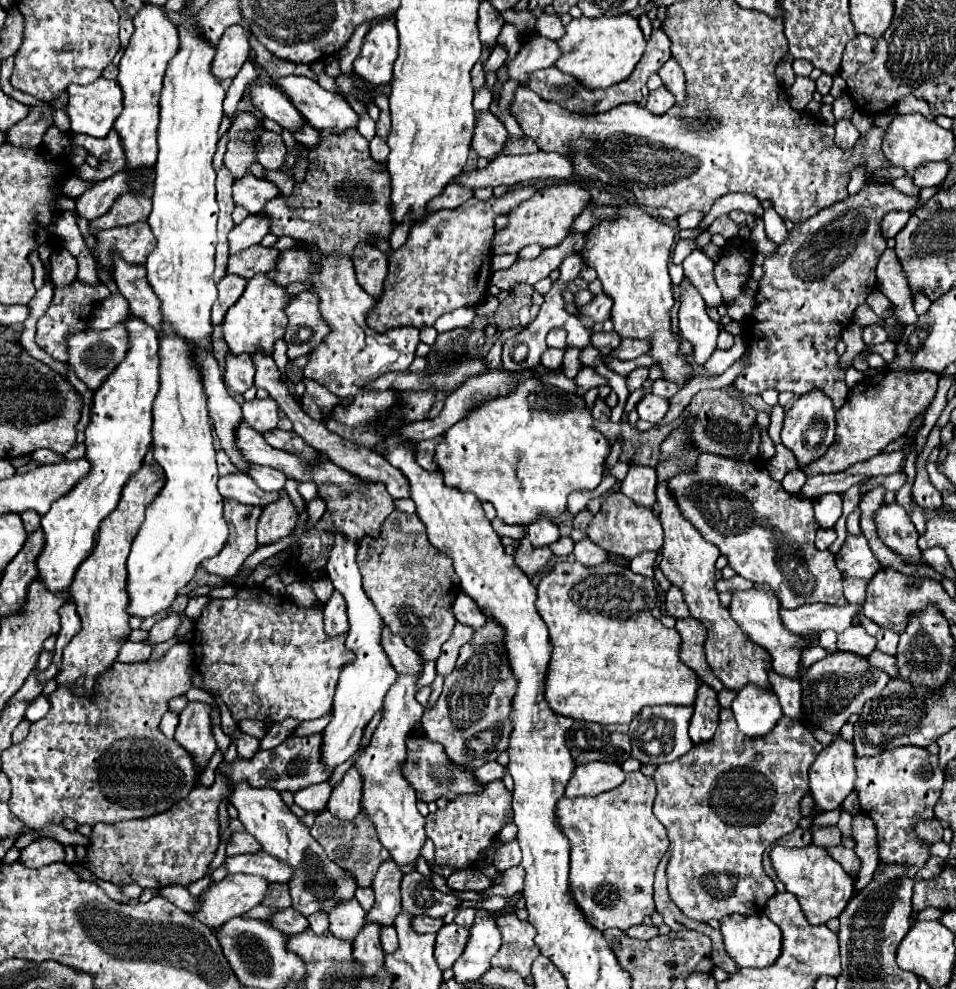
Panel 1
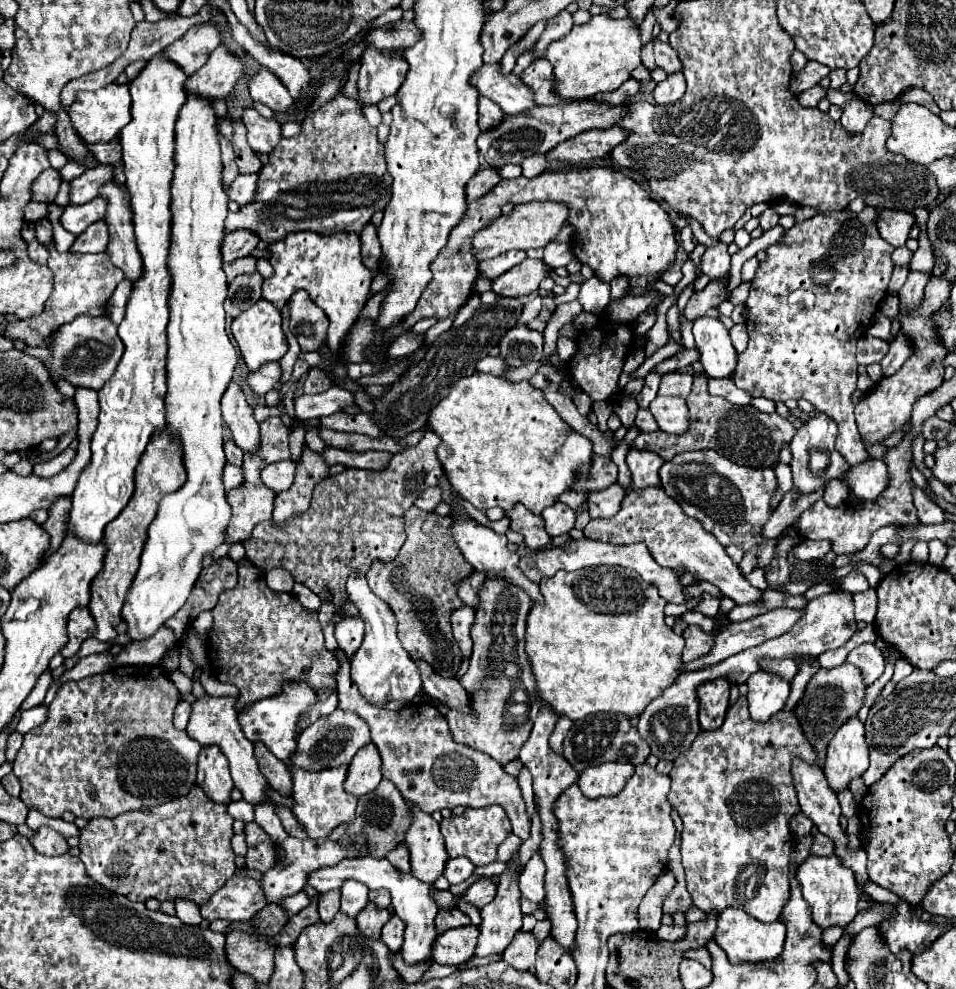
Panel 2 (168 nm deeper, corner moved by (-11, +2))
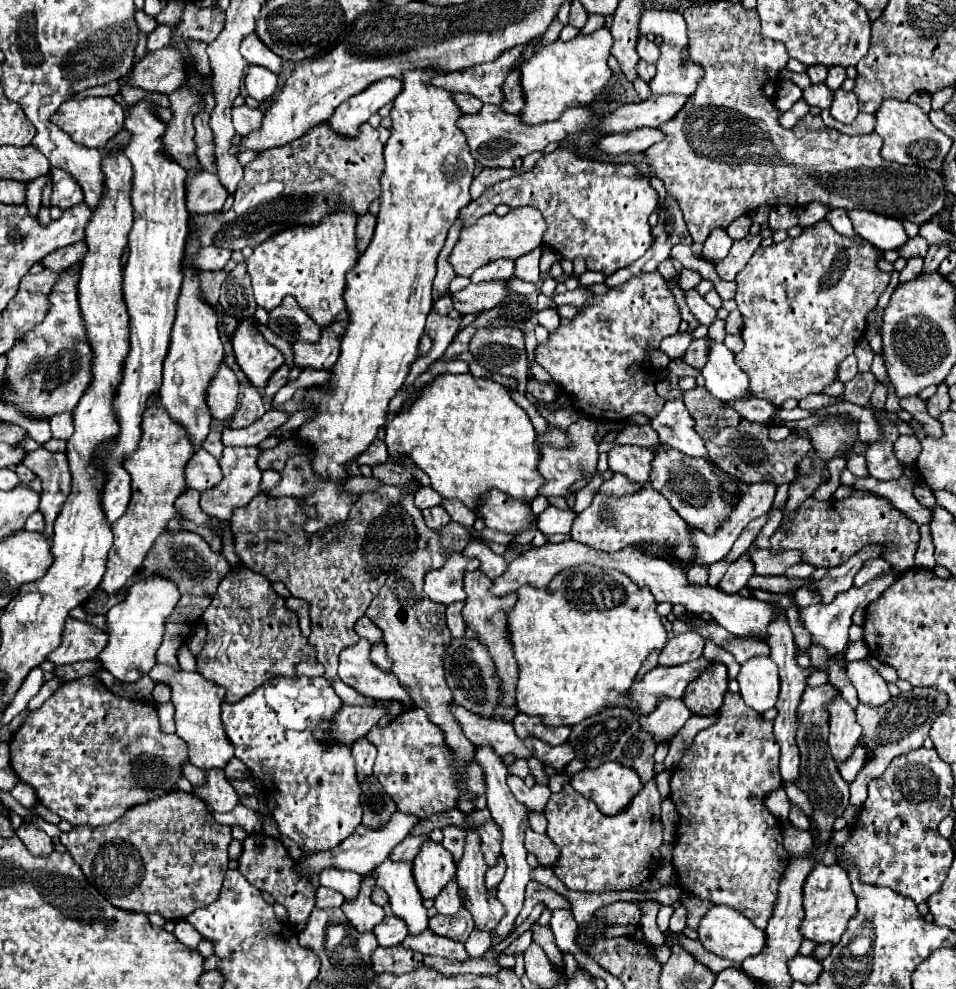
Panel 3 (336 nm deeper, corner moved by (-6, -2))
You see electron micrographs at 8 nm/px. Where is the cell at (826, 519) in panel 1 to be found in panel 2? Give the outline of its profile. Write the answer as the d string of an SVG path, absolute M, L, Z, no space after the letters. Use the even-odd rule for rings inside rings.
M835 479L835 481L827 483L823 499L825 499L825 503L827 503L829 507L837 507L837 505L845 503L845 501L847 501L847 497L849 497L849 491L847 491L847 487L845 487L839 479Z

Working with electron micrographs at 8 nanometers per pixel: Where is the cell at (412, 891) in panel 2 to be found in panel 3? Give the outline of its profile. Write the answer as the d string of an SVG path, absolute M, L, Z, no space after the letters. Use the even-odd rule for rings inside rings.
M386 859L382 865L378 865L374 869L374 873L370 873L376 877L376 885L382 887L388 897L390 897L390 909L396 917L402 917L402 921L408 925L408 935L420 935L422 931L428 929L428 909L422 905L422 895L414 883L412 877L412 863L404 863L404 861L390 861Z

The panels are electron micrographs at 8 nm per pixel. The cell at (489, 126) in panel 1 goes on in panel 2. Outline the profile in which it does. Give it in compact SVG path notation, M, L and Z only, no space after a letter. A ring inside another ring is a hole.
M481 97L479 99L479 127L481 127L481 131L495 127L495 123L499 123L501 119L503 119L501 107L497 107L497 103L493 103L491 99Z

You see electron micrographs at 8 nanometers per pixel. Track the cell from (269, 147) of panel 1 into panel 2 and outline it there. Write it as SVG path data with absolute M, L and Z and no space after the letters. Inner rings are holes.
M253 107L245 109L241 115L243 125L247 127L247 143L251 149L267 153L281 141L281 123L277 117L263 117Z

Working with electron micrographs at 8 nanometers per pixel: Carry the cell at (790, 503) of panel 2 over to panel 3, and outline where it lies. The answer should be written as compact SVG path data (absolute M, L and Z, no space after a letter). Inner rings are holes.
M756 541L750 545L750 549L744 555L740 555L740 559L736 563L730 565L730 569L726 571L726 575L718 583L718 587L722 591L726 591L726 593L738 593L740 589L744 589L748 585L750 577L754 575L754 567L752 567L752 559L750 559L752 551L758 551Z

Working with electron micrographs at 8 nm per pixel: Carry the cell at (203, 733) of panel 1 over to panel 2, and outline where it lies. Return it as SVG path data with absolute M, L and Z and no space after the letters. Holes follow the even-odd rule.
M209 747L209 751L201 749L199 753L197 785L213 803L231 803L231 791L235 789L235 783L229 775L229 765L225 763L225 757L221 757L215 747Z

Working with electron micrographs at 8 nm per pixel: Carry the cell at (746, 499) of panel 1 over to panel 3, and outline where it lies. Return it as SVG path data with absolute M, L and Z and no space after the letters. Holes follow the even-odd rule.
M662 447L652 461L650 485L670 501L672 509L688 525L704 531L706 535L714 535L718 531L720 523L724 523L724 519L728 519L728 515L734 509L734 507L728 507L728 503L724 503L724 495L720 495L720 475L724 475L724 479L732 479L732 483L736 483L736 487L740 487L740 495L746 491L748 485L744 481L738 481L736 477L722 473L712 461L692 459L690 455L684 455L682 451Z

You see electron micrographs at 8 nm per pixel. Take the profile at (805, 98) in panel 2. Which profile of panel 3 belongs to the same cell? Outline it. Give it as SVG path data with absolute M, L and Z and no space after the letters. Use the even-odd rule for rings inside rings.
M800 99L800 101L796 101L788 111L782 113L780 125L782 125L782 127L794 127L808 111L810 111L810 105L808 105L804 99Z

